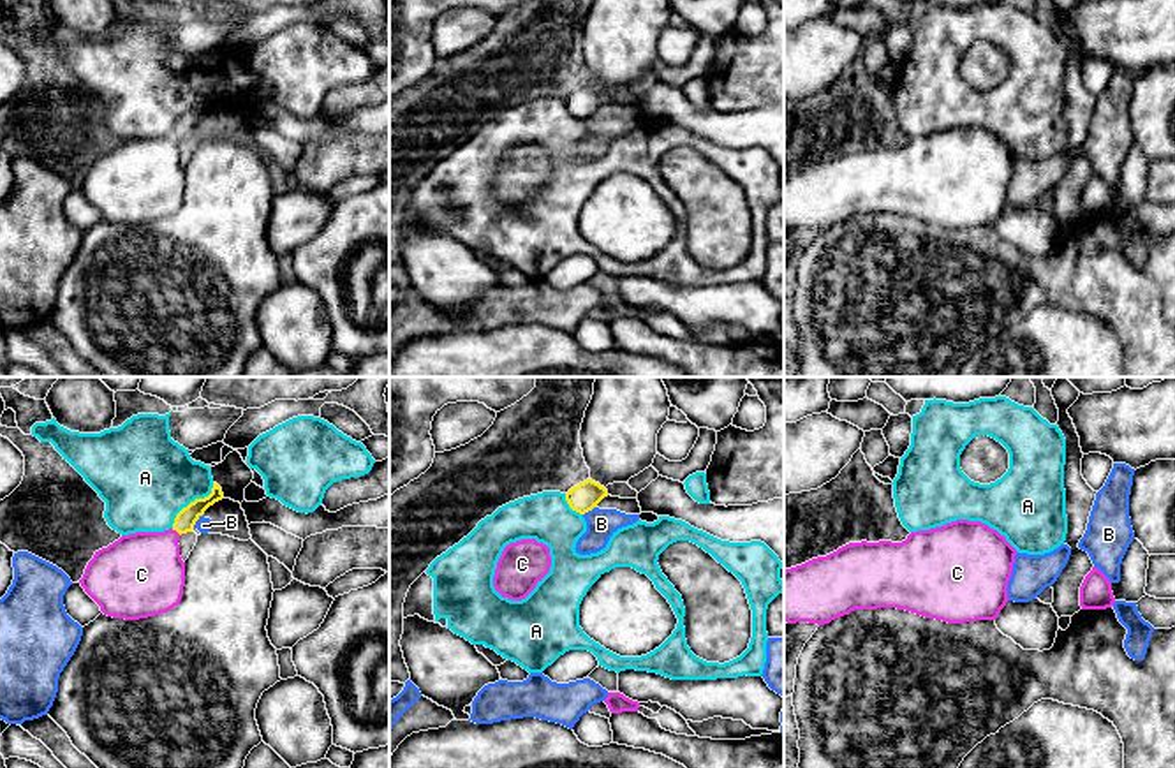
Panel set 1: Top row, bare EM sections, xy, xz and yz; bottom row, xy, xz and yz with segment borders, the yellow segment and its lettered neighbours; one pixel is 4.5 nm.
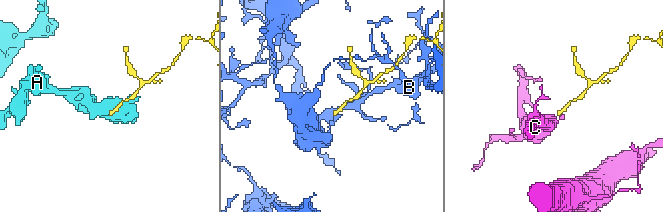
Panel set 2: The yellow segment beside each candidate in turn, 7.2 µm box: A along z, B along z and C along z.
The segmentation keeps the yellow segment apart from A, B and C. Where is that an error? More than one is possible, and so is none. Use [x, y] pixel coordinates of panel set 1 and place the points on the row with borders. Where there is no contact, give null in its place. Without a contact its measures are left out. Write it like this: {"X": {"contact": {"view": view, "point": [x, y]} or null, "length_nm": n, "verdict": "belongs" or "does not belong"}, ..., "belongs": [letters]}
{"A": {"contact": {"view": "xy", "point": [191, 502]}, "length_nm": 280, "verdict": "does not belong"}, "B": {"contact": {"view": "xy", "point": [198, 518]}, "length_nm": 90, "verdict": "does not belong"}, "C": {"contact": {"view": "xy", "point": [177, 531]}, "length_nm": 50, "verdict": "belongs"}, "belongs": ["C"]}

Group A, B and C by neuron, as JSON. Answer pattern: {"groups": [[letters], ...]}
{"groups": [["A"], ["B"], ["C"]]}

